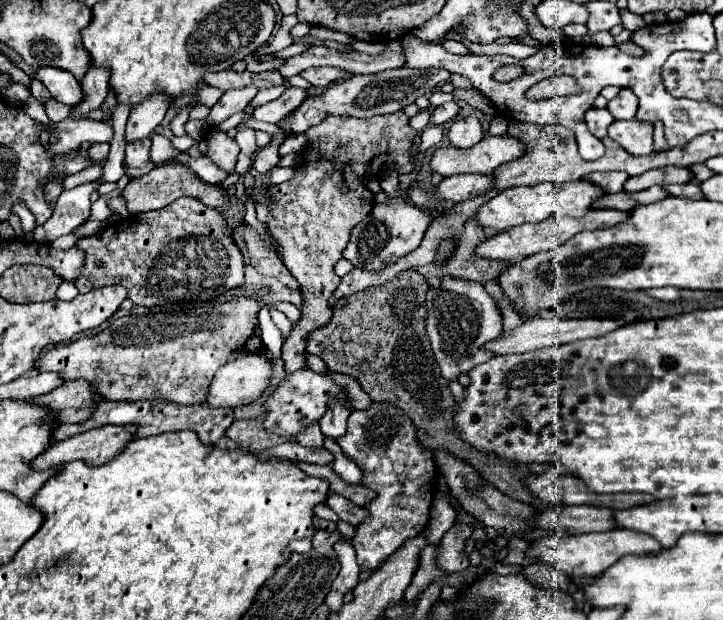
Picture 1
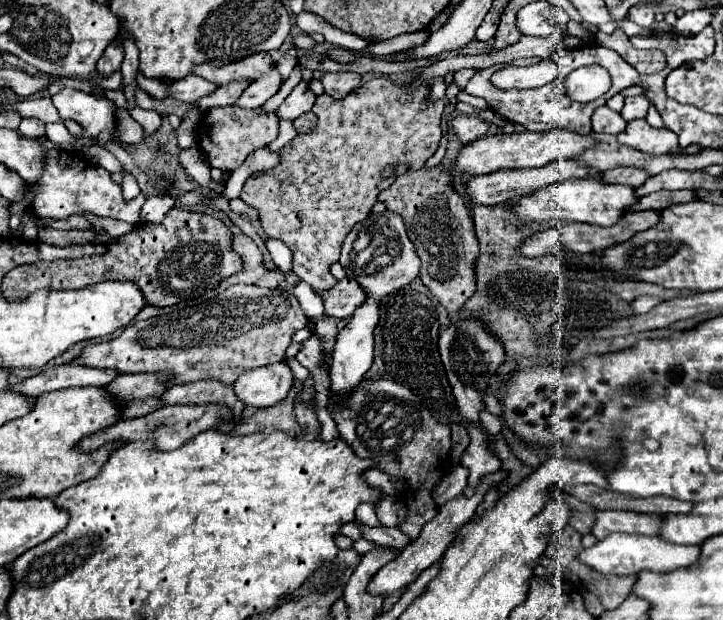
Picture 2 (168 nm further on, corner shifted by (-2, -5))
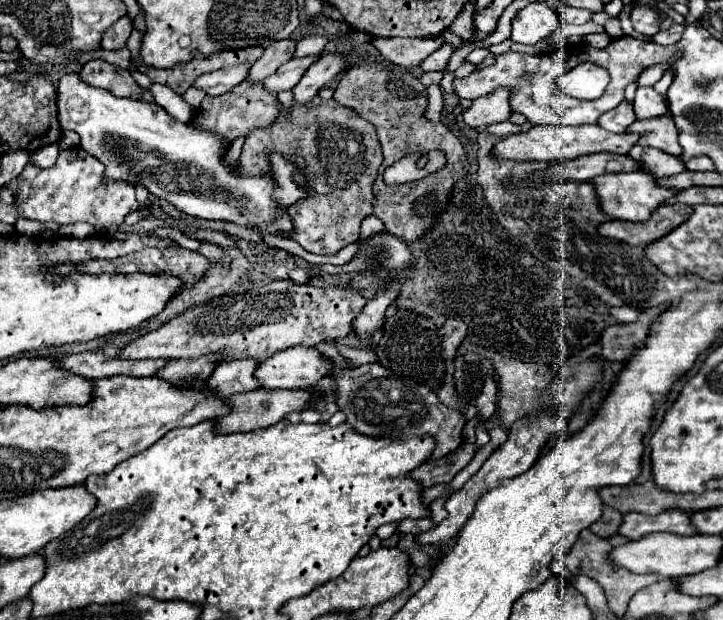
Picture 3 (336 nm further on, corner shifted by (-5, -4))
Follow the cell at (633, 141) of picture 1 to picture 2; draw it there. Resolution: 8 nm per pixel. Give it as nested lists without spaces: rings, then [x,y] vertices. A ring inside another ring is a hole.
[[[631,120],[627,128],[617,136],[619,142],[643,152],[643,154],[669,154],[677,150],[677,136],[667,128],[653,128],[645,120]]]

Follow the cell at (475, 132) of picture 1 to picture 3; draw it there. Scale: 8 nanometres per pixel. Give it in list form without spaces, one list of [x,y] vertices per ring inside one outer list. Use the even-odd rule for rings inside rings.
[[[496,89],[486,97],[472,101],[470,109],[464,111],[464,123],[472,129],[484,129],[490,123],[510,119],[510,89]]]

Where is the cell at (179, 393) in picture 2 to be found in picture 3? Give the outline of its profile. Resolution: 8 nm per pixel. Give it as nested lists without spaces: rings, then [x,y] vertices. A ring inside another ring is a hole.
[[[236,359],[230,363],[222,363],[216,367],[214,375],[208,379],[210,391],[218,397],[228,397],[234,393],[246,393],[258,389],[258,379],[254,377],[254,369],[258,367],[256,361],[250,359]]]

